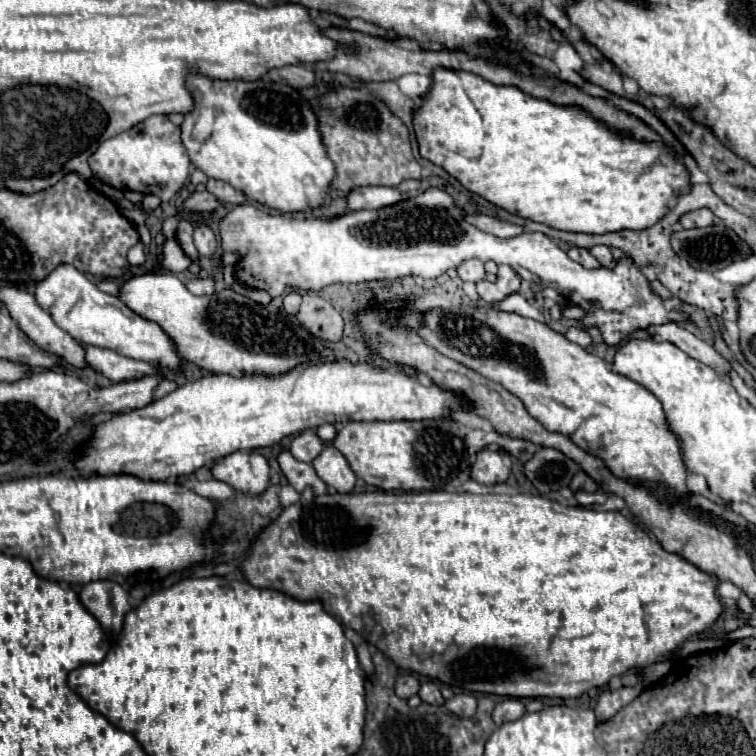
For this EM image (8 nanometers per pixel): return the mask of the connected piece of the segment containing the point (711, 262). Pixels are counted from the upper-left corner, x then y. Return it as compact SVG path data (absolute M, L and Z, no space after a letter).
M716 224L708 228L676 230L670 236L672 250L680 260L694 264L698 270L714 272L750 254L750 248L730 228Z

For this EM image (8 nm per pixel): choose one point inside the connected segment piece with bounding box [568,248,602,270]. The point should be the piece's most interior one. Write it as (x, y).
(579, 255)

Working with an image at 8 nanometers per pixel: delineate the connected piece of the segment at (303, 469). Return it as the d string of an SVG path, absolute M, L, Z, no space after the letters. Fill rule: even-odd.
M288 450L280 452L278 464L280 464L284 476L288 478L290 486L294 486L298 494L302 494L304 488L308 488L308 486L316 494L324 494L326 492L326 484L318 478L318 474L314 472L314 468L310 464L306 464L306 462L298 462Z

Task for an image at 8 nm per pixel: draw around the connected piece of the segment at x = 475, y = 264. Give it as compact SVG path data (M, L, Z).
M468 260L468 264L462 264L458 268L458 276L464 280L464 282L480 282L486 278L486 272L484 272L484 264L480 260Z

